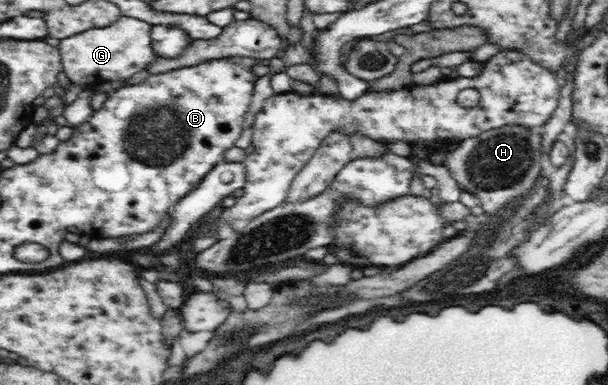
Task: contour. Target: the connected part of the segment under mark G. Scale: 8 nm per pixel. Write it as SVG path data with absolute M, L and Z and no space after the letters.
M122 16L108 27L97 27L61 39L59 45L67 77L74 83L88 83L94 88L100 81L126 79L154 61L151 25L131 16Z

